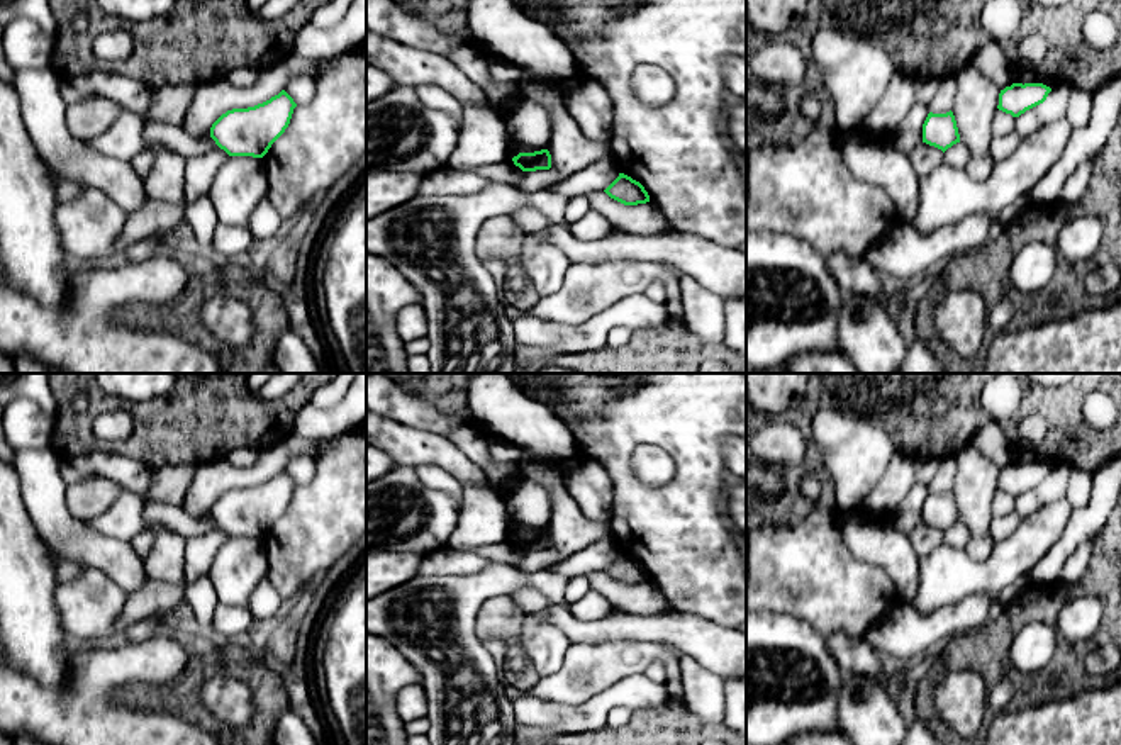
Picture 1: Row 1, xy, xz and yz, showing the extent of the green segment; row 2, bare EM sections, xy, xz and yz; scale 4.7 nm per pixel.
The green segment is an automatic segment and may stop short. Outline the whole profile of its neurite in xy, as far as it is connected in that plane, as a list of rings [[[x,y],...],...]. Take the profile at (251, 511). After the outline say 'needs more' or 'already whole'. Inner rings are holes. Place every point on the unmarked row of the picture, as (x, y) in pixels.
[[[282,470],[270,480],[222,494],[210,507],[210,518],[229,536],[263,538],[285,513],[297,484]]]; already whole

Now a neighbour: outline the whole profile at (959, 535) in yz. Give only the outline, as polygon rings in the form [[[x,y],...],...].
[[[962,523],[953,524],[943,533],[943,541],[960,550],[967,548],[970,538],[972,538],[970,529]]]

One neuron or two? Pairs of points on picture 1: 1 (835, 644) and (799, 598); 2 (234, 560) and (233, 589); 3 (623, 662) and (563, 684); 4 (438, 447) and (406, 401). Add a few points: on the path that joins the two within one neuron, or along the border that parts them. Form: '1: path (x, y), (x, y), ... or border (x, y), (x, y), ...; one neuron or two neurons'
1: border (826, 635), (845, 632), (862, 638); two neurons
2: path (234, 567), (233, 582); one neuron
3: path (607, 662), (591, 667), (579, 679); one neuron
4: border (387, 420), (446, 436); two neurons

